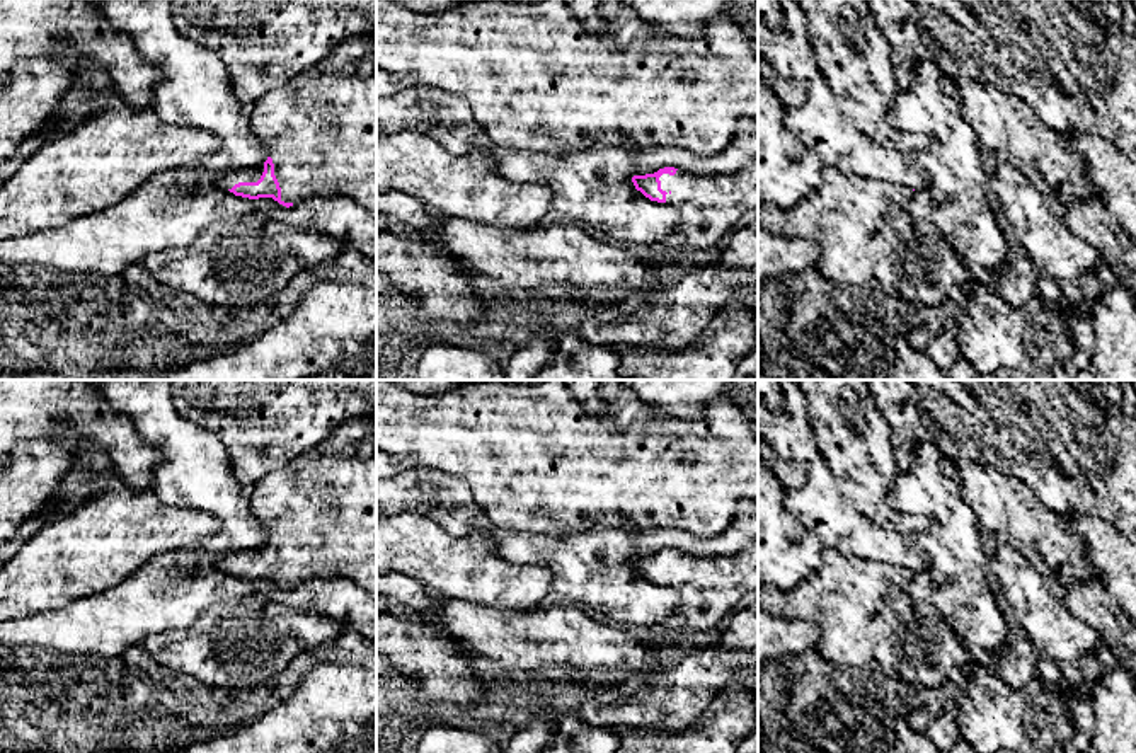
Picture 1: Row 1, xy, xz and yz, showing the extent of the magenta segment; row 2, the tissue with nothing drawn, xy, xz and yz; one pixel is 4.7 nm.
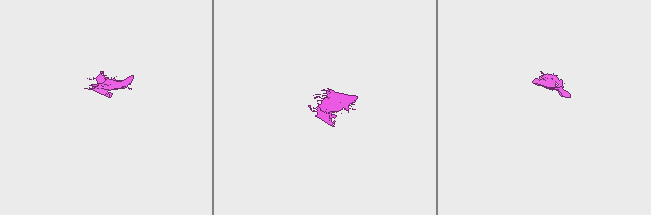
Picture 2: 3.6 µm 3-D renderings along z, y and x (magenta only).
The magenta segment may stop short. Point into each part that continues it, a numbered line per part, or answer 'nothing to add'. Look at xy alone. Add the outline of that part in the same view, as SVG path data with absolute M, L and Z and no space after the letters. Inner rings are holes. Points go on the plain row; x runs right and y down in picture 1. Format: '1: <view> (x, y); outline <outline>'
1: xy (321, 508); outline M351 417L320 445L249 489L254 516L269 528L281 583L337 576L356 583L376 601L376 451L359 457L364 438L375 438L371 422Z
2: xy (229, 561); outline M264 547L257 550L237 550L216 559L216 567L221 571L232 571L238 564L257 564L264 554Z

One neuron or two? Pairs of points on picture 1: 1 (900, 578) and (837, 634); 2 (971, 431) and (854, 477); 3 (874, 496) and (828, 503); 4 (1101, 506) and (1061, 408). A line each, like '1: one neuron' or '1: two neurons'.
1: one neuron
2: two neurons
3: two neurons
4: one neuron

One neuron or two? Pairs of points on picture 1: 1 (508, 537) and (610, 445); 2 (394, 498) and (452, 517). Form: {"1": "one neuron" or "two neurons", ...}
{"1": "two neurons", "2": "one neuron"}

